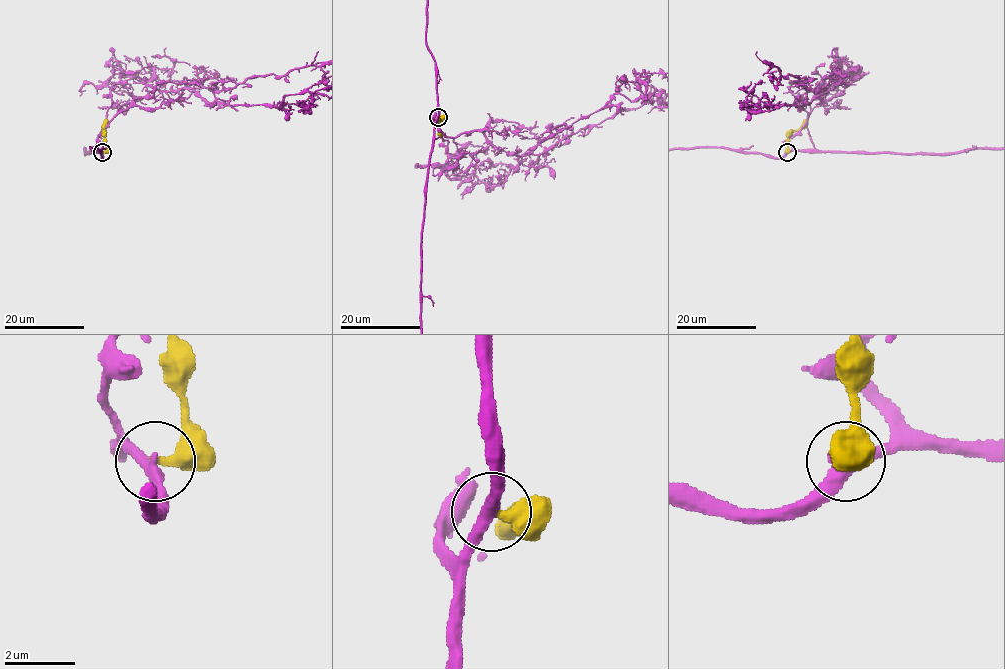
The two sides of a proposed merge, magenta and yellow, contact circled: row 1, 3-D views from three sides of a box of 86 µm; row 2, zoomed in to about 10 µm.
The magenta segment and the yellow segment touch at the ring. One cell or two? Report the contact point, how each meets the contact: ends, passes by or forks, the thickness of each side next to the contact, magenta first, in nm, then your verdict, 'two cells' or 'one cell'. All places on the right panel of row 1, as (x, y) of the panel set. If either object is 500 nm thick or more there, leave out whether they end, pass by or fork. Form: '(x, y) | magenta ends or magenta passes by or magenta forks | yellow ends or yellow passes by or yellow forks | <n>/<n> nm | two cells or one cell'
(787, 152) | magenta passes by | yellow ends | 360/400 nm | two cells

